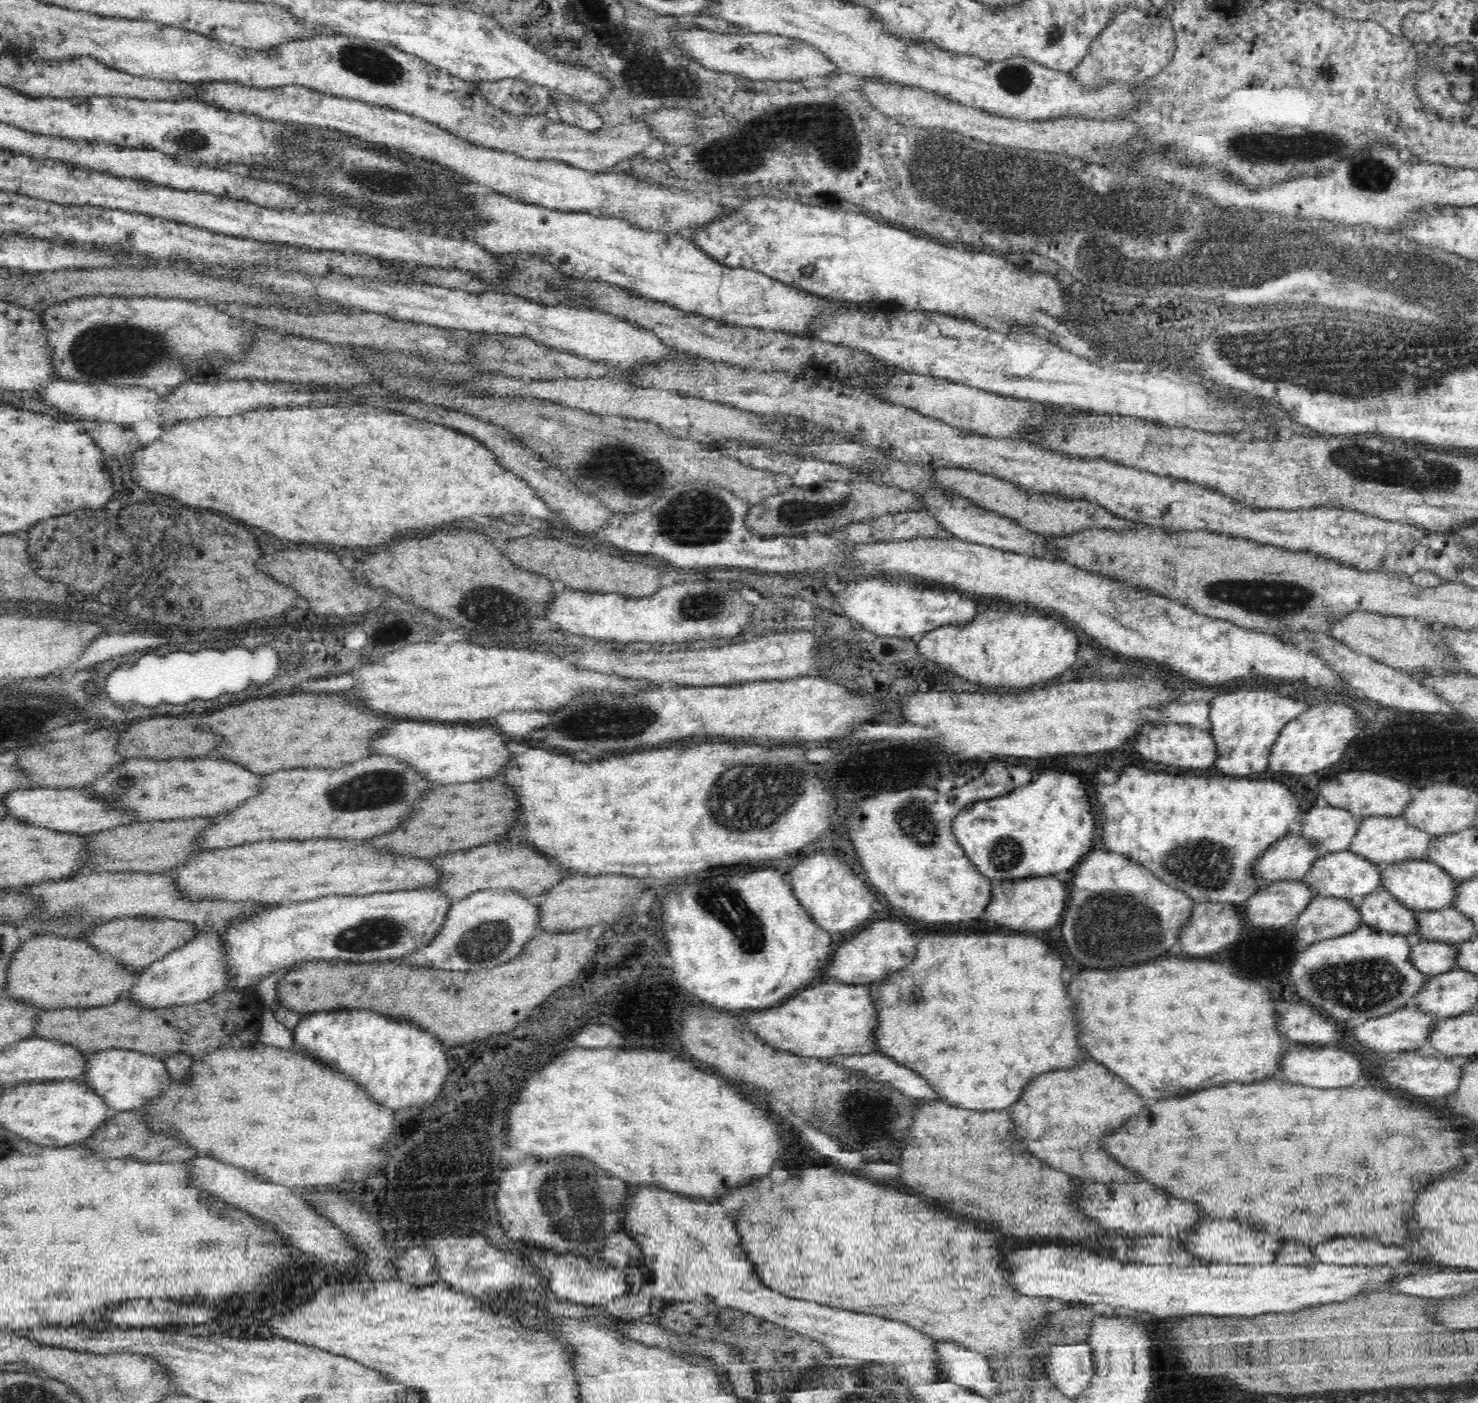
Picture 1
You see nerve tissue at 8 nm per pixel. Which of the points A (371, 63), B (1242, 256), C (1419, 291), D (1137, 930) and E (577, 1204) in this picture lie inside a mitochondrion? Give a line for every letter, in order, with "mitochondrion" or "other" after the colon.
A: mitochondrion
B: mitochondrion
C: mitochondrion
D: mitochondrion
E: mitochondrion

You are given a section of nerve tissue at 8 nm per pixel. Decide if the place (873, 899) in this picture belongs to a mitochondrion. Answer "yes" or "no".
no

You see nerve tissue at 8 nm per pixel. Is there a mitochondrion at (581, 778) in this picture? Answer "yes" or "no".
no

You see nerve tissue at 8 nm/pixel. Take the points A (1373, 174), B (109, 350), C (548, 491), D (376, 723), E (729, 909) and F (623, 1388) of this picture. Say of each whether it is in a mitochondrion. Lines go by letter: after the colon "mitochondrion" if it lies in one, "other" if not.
A: mitochondrion
B: mitochondrion
C: other
D: other
E: mitochondrion
F: other

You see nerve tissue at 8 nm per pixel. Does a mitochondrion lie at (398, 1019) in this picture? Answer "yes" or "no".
no

